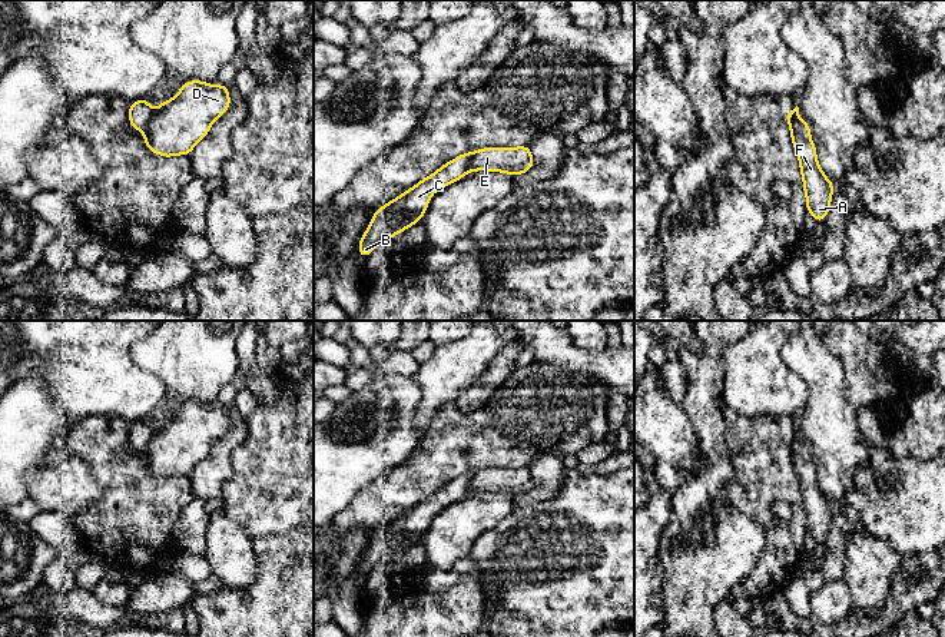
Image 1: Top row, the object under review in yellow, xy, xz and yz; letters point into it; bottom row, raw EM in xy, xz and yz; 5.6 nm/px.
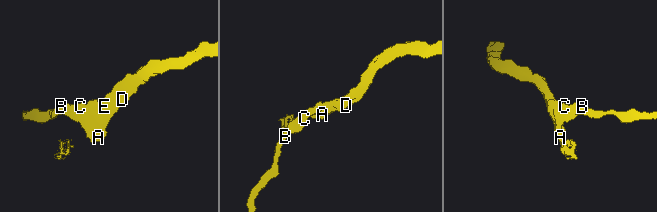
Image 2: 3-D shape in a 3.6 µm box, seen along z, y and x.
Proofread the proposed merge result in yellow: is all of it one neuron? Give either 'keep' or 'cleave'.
cleave

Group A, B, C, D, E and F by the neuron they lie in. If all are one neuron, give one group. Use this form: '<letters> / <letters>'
A D E F / B C

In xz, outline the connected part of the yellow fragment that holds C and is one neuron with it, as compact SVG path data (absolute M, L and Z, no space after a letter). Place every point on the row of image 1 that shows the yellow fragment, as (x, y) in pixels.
M462 153L461 156L447 162L432 175L420 180L401 196L377 209L368 229L359 239L359 256L367 259L375 245L385 243L394 235L401 233L414 223L421 222L431 196L438 189L458 182L467 173L467 165L471 157L472 153Z

